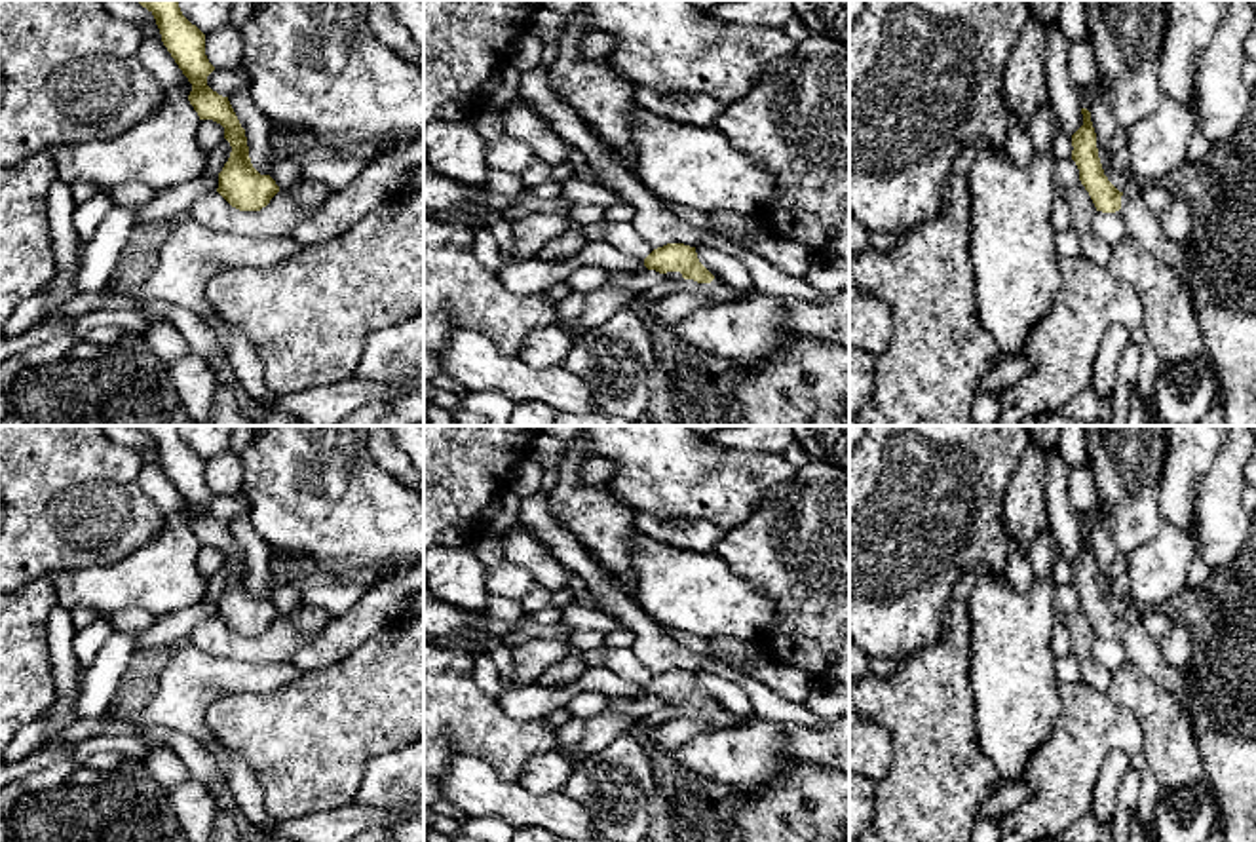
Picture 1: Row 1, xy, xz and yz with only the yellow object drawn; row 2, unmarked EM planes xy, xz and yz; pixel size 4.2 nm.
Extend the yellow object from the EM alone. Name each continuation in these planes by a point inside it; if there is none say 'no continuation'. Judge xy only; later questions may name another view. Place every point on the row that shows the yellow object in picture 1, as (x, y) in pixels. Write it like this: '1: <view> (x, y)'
no continuation

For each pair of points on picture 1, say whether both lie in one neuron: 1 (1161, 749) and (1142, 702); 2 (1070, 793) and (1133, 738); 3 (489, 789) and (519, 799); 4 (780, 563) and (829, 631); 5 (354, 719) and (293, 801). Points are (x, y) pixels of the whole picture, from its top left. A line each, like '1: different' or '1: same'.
1: same
2: same
3: same
4: same
5: same

